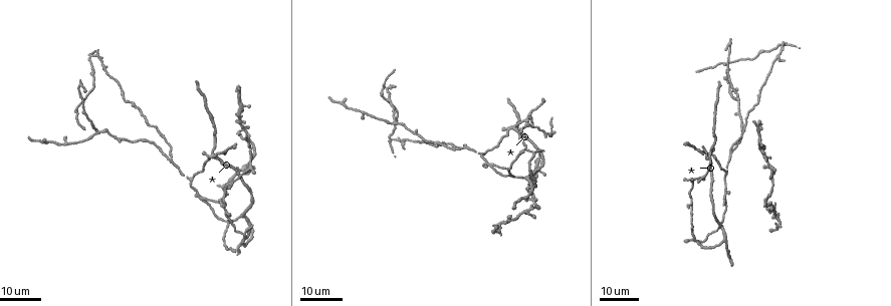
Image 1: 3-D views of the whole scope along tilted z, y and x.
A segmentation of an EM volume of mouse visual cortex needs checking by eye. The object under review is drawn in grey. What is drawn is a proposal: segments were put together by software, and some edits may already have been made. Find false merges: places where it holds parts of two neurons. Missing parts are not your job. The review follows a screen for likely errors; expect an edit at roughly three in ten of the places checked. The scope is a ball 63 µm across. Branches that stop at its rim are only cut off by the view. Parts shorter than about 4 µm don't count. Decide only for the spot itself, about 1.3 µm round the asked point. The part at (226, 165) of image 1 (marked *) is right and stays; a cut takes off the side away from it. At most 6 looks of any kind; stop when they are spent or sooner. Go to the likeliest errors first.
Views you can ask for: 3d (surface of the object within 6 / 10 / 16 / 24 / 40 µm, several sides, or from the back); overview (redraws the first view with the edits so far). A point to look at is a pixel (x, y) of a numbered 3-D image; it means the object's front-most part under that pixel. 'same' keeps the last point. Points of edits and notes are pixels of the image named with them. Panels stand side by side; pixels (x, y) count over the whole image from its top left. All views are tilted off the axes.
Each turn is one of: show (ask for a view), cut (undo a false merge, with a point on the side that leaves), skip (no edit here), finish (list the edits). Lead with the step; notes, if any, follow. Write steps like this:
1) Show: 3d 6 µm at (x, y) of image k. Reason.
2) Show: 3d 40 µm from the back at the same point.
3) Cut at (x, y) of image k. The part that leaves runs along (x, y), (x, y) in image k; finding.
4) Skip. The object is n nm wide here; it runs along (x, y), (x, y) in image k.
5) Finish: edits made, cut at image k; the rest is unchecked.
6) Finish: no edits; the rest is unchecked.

Show: 3d 24 µm at (241, 217) of image 1.

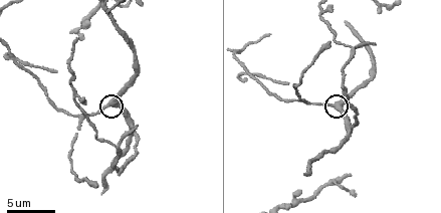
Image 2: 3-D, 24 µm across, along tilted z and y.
Show: 3d 10 µm at (112, 103) of image 2.

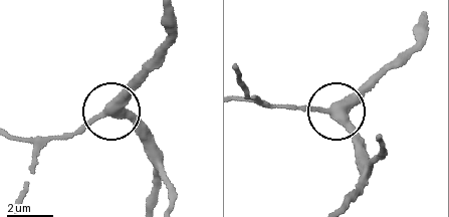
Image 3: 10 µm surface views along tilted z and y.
Skip. 3 arms meet here; it runs along (419, 21), (407, 60), (345, 103), (272, 104) in image 3; all the same neuron.

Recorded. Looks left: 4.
Show: 3d 16 µm at (170, 160) of image 1. Small branch off a trunk.

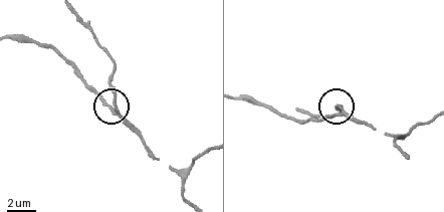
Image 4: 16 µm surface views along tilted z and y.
Show: 3d 6 µm at (334, 114) of image 4. Closer look.

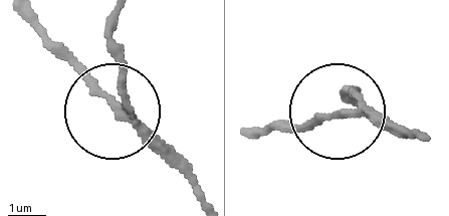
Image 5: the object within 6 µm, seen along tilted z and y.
Show: 3d 6 µm from the back at (119, 105) of image 5. From behind.

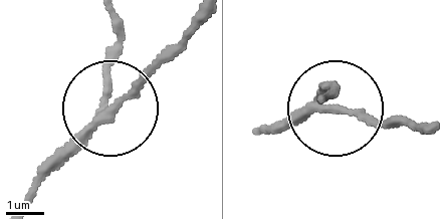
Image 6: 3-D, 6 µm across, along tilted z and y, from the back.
Cut at (103, 75) of image 6. The object is 170 nm wide here; the part that leaves runs along (88, 127), (117, 15) in image 6; a second neuron is stuck on.

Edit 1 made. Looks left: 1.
Finish: edits made, cut at image 6; the rest is unchecked.

